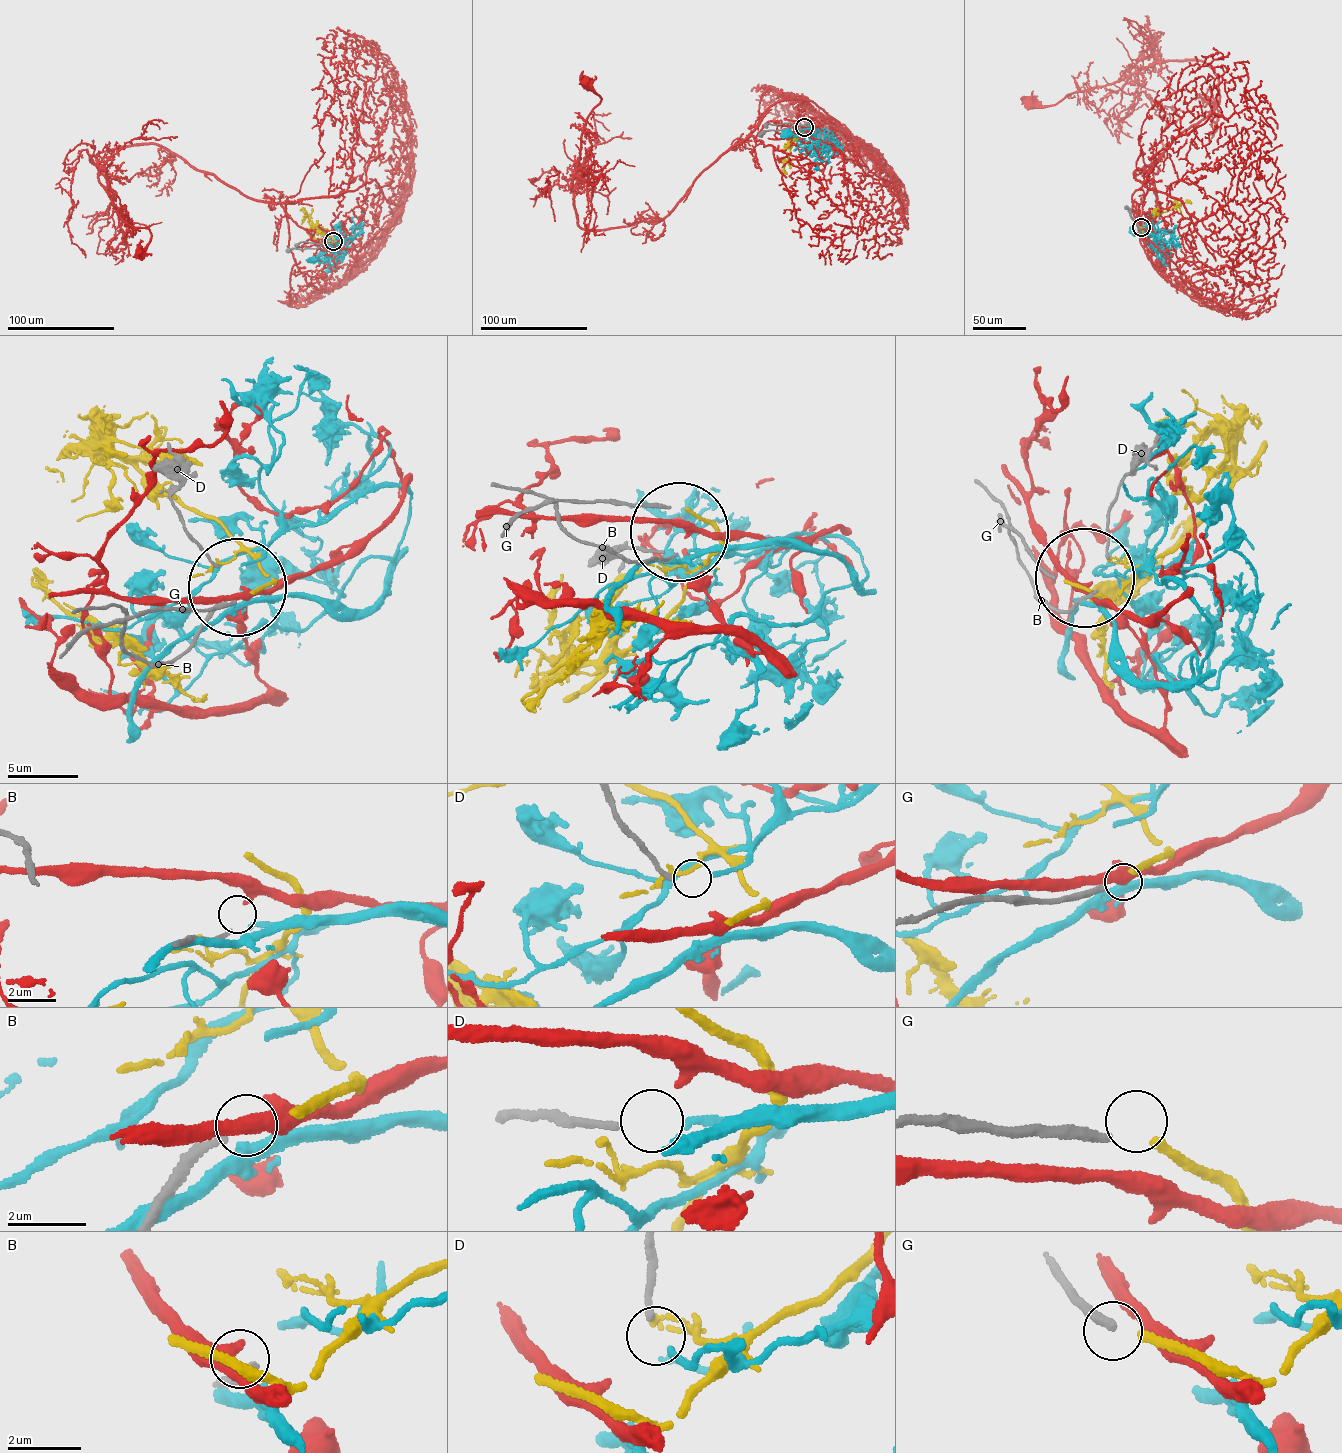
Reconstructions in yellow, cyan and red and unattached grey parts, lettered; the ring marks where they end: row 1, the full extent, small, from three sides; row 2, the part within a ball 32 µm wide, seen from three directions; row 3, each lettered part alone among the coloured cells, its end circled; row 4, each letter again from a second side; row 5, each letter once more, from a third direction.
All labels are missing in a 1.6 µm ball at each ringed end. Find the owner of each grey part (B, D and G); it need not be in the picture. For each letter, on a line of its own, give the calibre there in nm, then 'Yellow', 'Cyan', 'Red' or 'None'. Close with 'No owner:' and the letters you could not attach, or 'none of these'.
B: Thickness 200 nm. None
D: Thickness 180 nm. Cyan
G: Thickness 240 nm. Yellow
No owner: B

